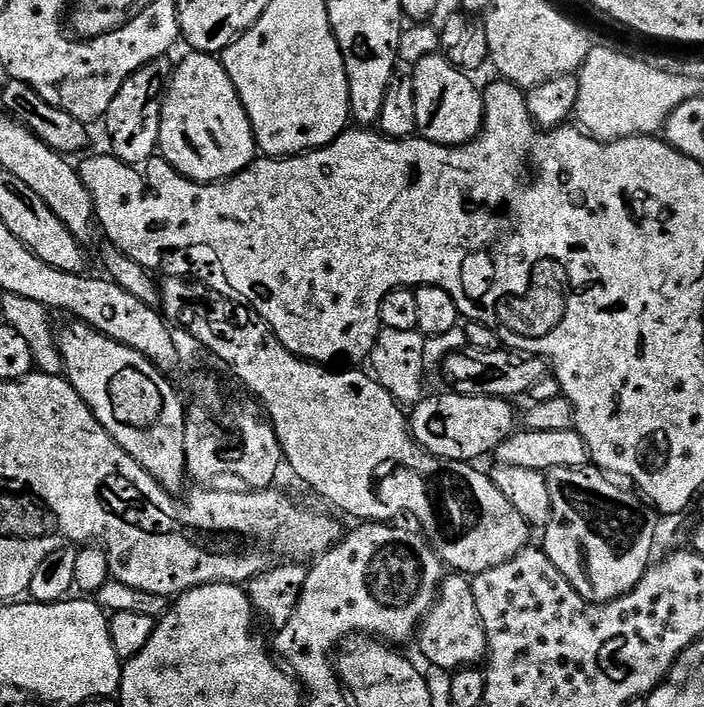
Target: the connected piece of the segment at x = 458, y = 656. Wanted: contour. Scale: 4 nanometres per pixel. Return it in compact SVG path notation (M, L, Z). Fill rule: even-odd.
M448 574L440 581L436 603L428 611L418 629L420 652L432 668L459 670L476 666L487 657L488 639L474 602L472 580L464 574Z

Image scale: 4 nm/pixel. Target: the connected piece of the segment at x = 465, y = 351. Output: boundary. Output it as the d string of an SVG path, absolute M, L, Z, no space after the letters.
M467 346L458 352L448 354L443 363L444 380L453 384L457 396L489 396L508 400L512 396L531 393L534 382L549 375L550 365L542 356L529 352L508 351L503 347L494 350L478 350Z

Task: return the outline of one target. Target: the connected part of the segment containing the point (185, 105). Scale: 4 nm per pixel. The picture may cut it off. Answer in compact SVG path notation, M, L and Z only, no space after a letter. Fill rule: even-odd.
M189 51L187 55L181 64L173 67L168 91L164 93L159 155L173 170L198 184L229 180L257 159L250 118L223 63L206 52Z

